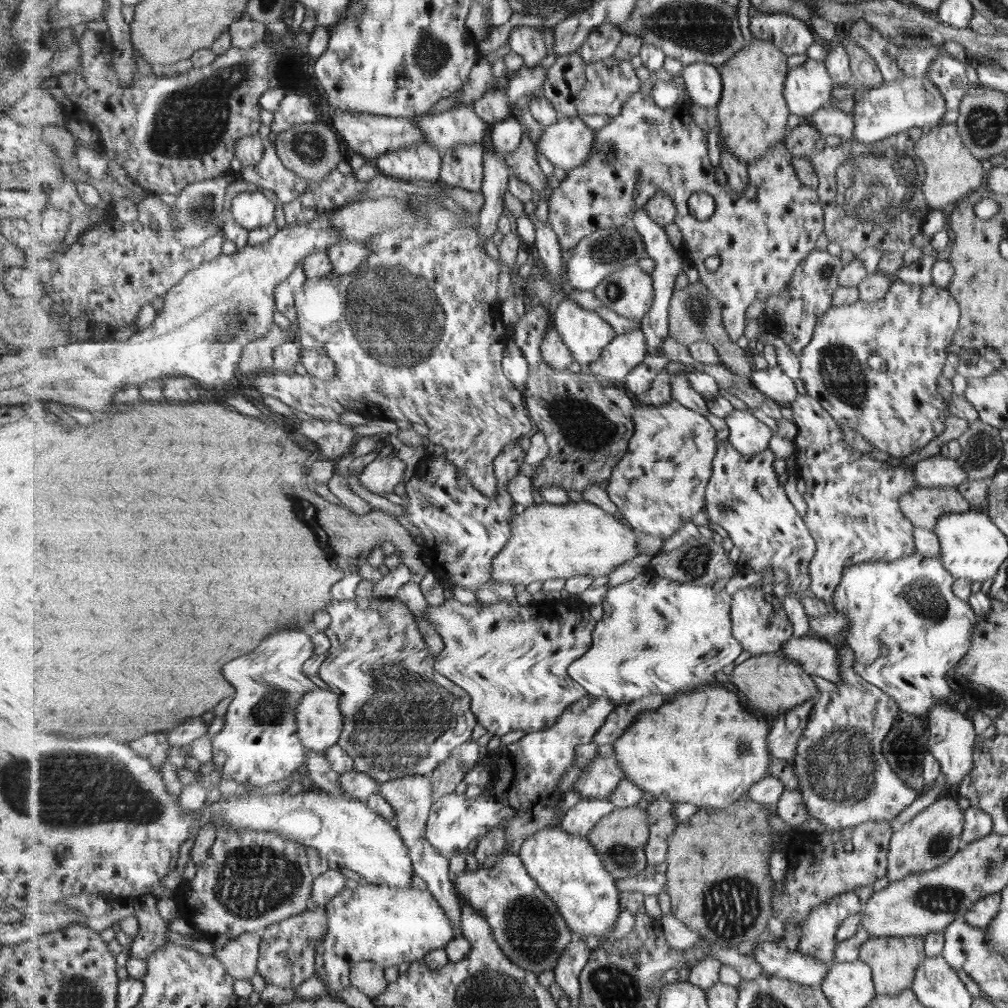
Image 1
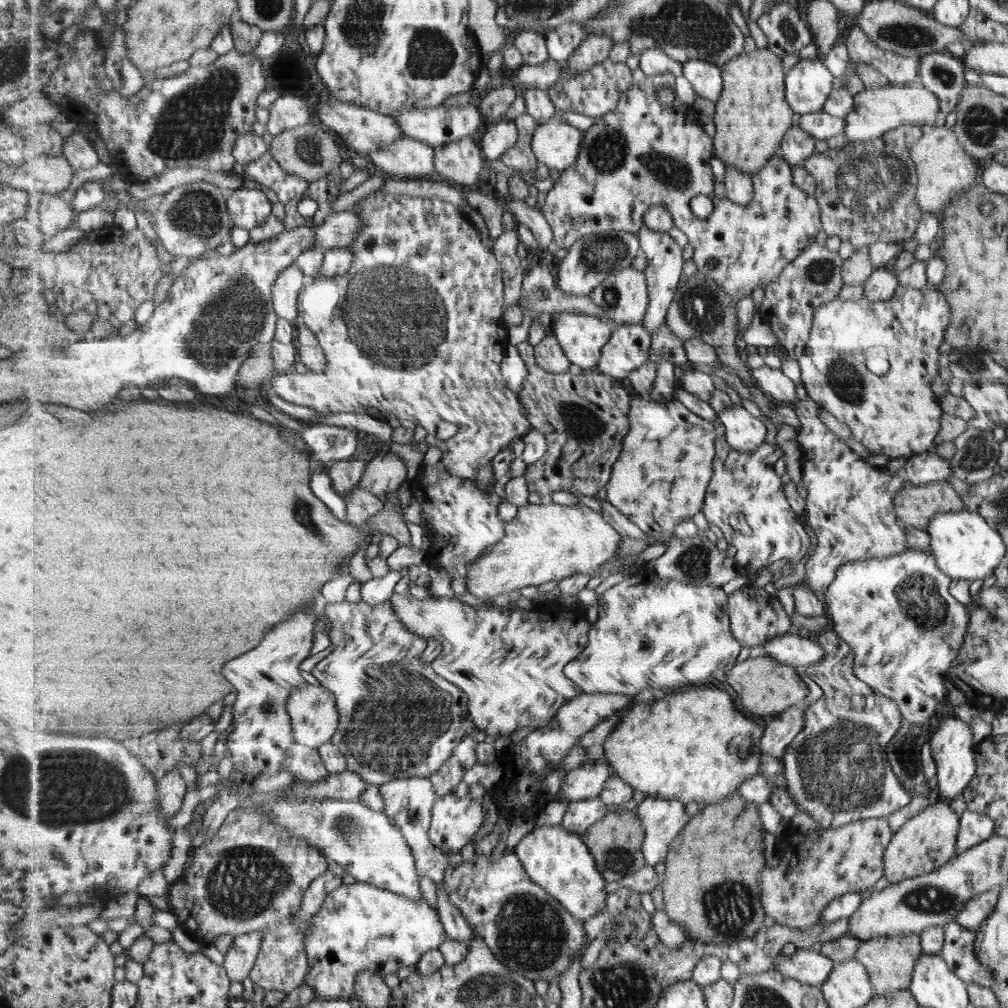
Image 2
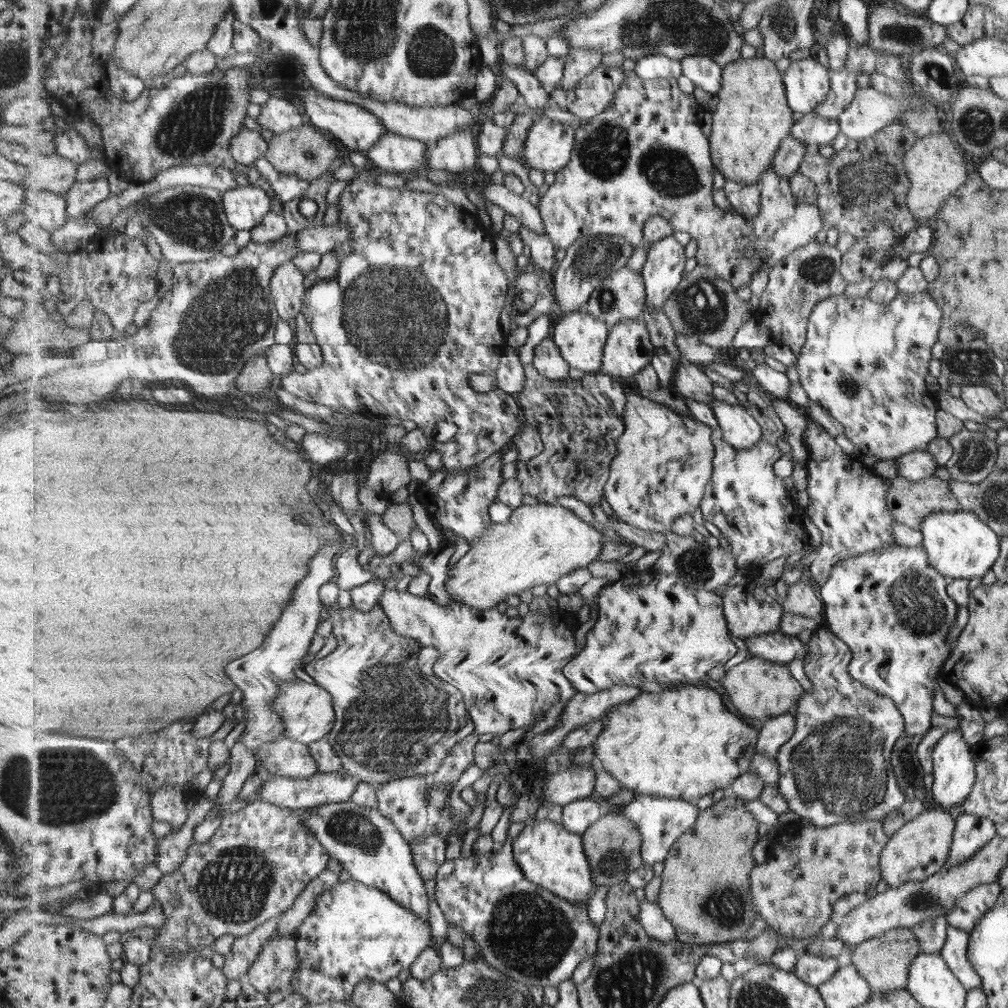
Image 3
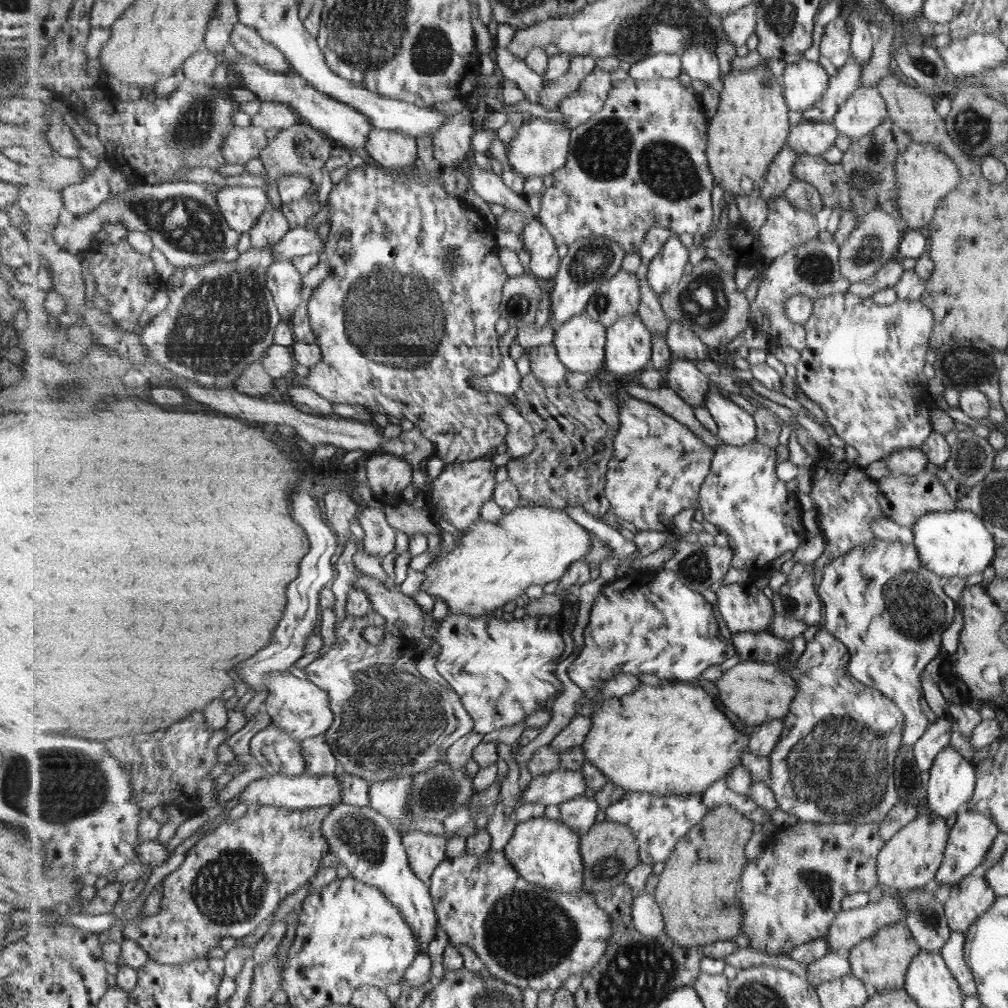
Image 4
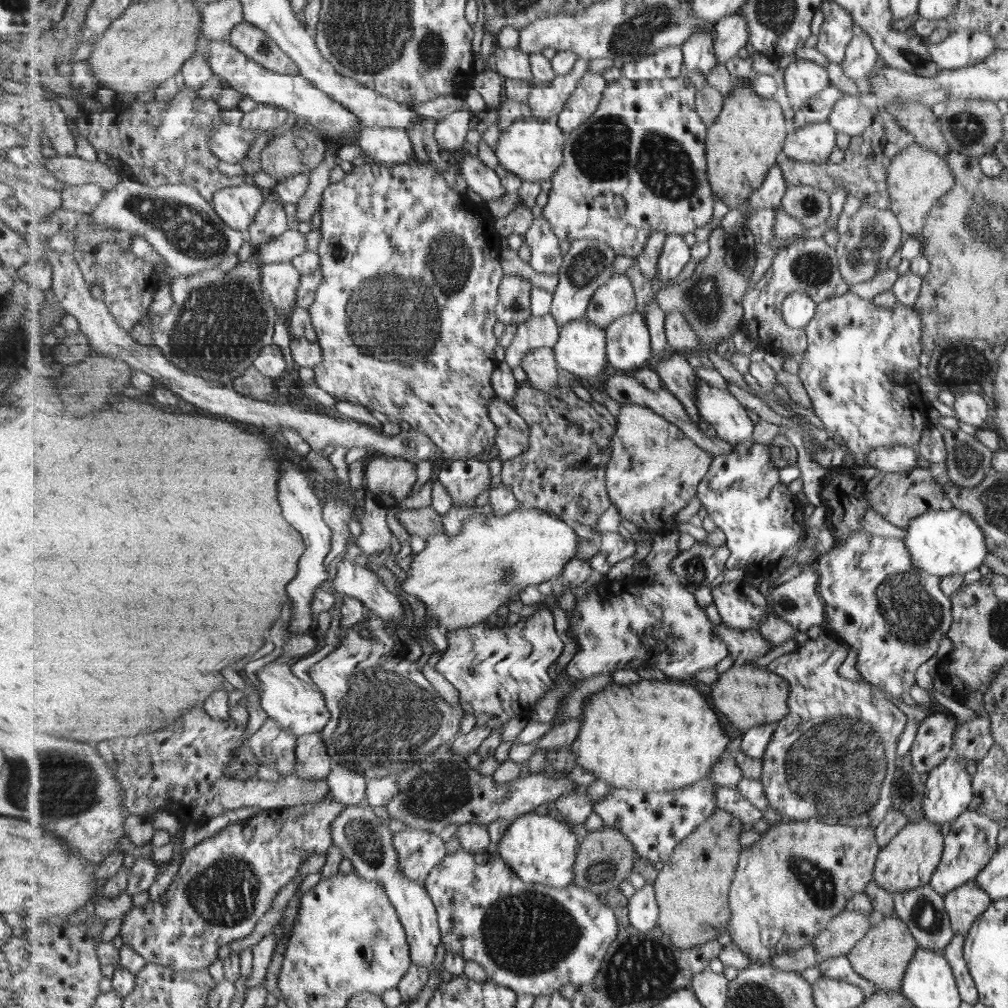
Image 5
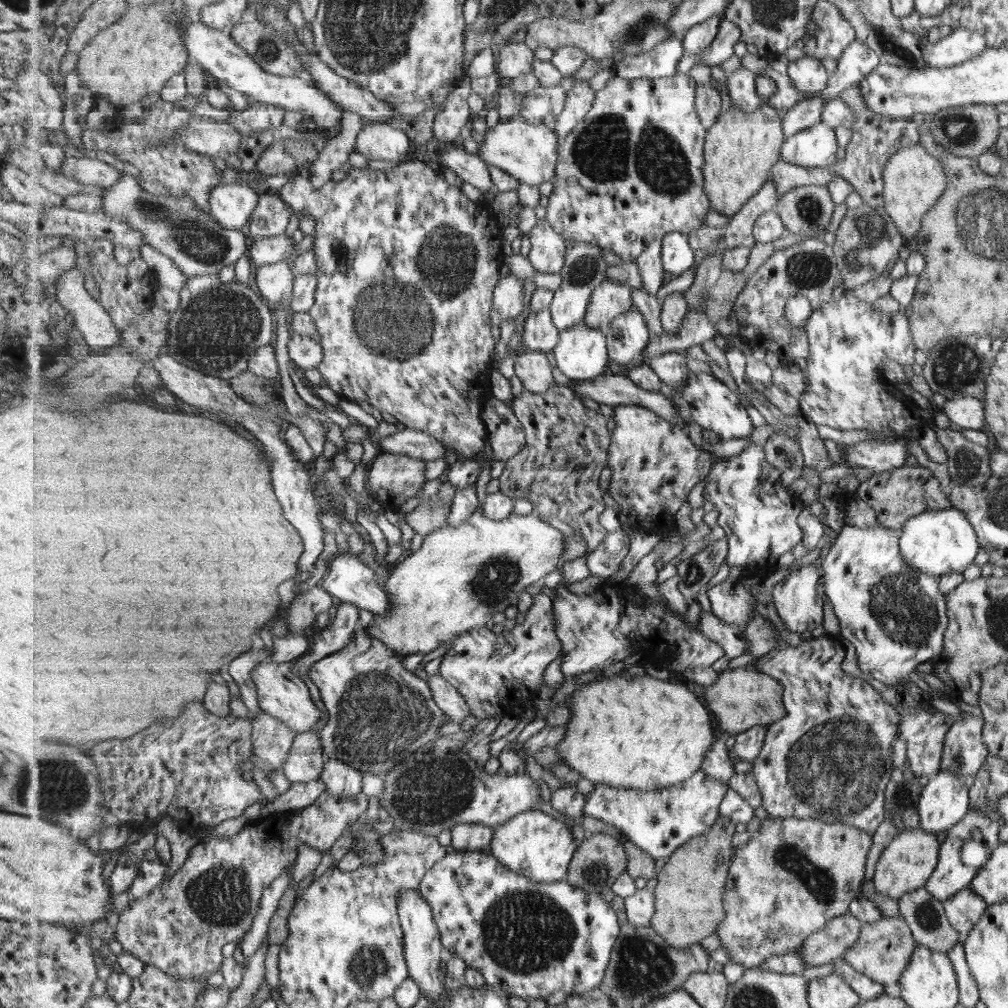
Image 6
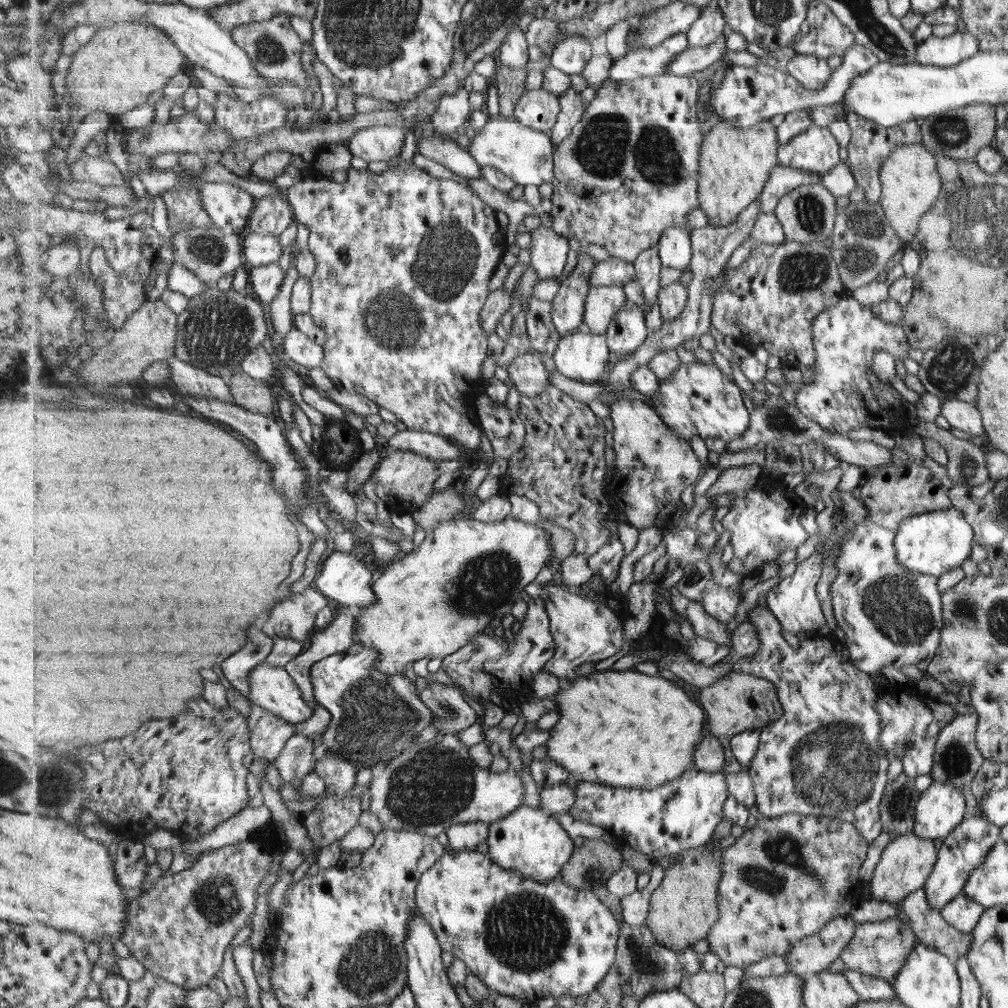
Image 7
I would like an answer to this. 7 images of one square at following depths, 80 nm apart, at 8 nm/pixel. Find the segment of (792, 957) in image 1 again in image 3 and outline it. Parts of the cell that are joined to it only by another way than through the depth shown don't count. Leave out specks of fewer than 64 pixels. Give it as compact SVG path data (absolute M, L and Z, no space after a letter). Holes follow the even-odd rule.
M798 953L794 973L815 987L820 987L833 978L839 971L839 962L835 957L820 957L809 953Z

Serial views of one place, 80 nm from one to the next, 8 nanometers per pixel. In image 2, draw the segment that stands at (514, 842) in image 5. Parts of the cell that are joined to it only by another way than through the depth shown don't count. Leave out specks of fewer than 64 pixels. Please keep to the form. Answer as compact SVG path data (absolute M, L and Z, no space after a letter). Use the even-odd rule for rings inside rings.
M562 825L535 826L513 850L533 881L540 884L551 896L577 916L588 921L601 910L608 910L607 880L597 869L596 857L589 852L584 836L571 833Z

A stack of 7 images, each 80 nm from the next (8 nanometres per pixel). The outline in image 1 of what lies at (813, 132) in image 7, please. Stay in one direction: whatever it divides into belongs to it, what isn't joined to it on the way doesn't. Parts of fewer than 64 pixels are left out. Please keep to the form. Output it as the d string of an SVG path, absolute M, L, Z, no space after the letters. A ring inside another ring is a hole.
M824 108L811 116L810 124L817 127L822 136L838 136L843 141L853 141L856 127L855 114L844 110Z

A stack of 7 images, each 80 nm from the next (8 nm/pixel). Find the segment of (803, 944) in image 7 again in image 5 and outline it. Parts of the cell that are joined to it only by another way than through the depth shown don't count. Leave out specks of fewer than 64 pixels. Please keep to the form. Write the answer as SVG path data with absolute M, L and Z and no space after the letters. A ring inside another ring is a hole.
M874 910L840 912L813 942L818 950L818 962L848 955L861 939L865 939L873 924L882 917L881 913Z

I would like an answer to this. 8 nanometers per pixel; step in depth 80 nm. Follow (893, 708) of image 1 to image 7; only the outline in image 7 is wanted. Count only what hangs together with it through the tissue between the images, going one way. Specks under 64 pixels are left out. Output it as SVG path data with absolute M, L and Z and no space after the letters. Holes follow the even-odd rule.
M756 605L756 607L749 612L748 621L756 624L762 640L762 647L757 654L750 654L749 656L740 658L735 657L736 662L733 665L733 670L751 673L756 677L773 681L773 684L777 685L778 695L780 696L780 701L784 706L784 715L779 720L763 727L760 740L760 750L757 751L756 758L753 759L752 763L749 765L750 775L753 779L755 788L755 798L757 798L756 807L758 808L760 815L764 818L773 818L789 815L790 813L796 813L804 816L840 819L841 821L853 824L853 826L861 832L861 836L864 836L870 844L873 842L873 839L880 835L882 830L878 808L881 796L883 795L883 790L886 786L886 772L888 769L889 757L886 747L882 749L880 747L880 742L878 741L878 736L880 736L880 733L882 732L882 726L881 716L876 708L878 692L874 685L872 676L863 672L859 667L852 663L852 656L850 655L850 650L845 640L838 640L833 637L821 637L816 640L806 639L800 643L801 646L793 648L793 646L783 638L783 634L781 634L781 630L783 629L782 624L769 607L765 609Z

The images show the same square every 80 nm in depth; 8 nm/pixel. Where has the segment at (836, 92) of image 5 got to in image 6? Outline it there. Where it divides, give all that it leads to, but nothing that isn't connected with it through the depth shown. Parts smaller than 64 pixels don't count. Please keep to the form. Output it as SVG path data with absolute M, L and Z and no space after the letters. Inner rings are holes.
M823 97L805 99L785 114L784 131L788 137L822 122L823 109L828 102Z

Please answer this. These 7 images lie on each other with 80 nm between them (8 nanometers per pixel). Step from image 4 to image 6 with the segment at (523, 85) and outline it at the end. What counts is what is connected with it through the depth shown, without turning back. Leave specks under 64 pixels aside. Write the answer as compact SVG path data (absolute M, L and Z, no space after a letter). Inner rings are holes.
M511 43L498 49L496 66L498 72L505 78L515 78L527 74L533 69L533 50L527 43Z

